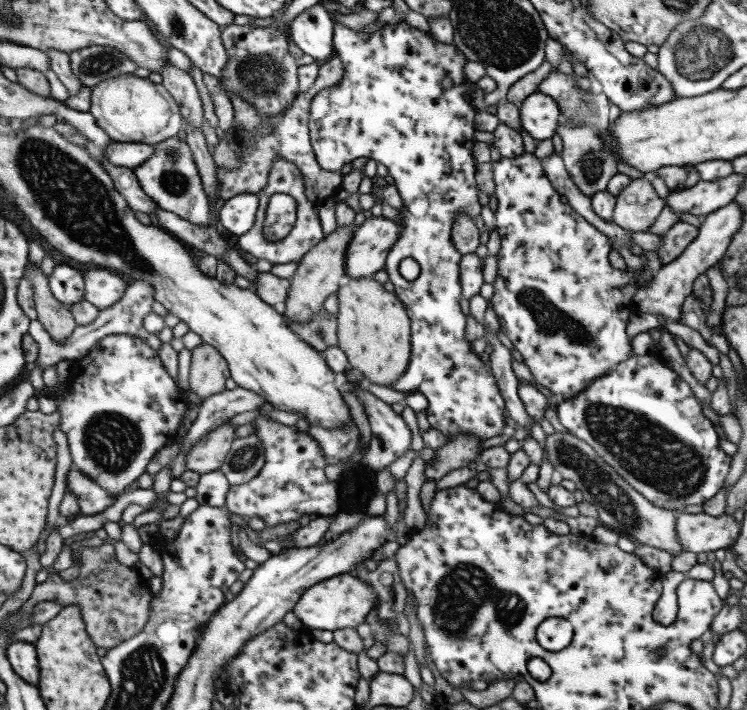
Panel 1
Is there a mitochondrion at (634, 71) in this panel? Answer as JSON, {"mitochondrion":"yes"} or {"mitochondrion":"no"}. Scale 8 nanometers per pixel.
{"mitochondrion":"no"}

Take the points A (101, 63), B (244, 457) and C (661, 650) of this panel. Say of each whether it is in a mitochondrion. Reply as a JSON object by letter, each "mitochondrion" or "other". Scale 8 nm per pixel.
{"A":"mitochondrion","B":"mitochondrion","C":"mitochondrion"}

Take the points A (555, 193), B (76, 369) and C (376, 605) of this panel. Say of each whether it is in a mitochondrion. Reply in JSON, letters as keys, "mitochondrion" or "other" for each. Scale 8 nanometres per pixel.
{"A":"other","B":"other","C":"other"}

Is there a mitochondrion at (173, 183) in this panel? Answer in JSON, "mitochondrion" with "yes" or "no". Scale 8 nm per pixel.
{"mitochondrion":"yes"}

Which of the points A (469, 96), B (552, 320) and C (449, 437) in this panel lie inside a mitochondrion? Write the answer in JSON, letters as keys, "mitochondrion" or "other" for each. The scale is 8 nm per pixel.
{"A":"other","B":"mitochondrion","C":"other"}

